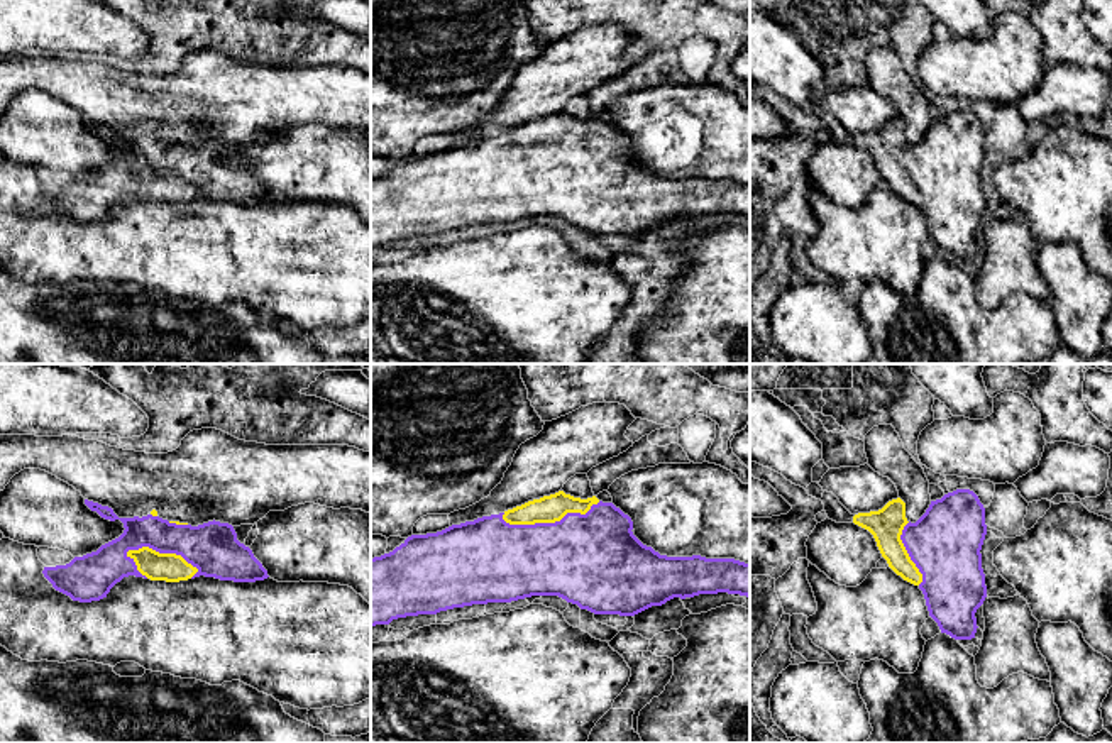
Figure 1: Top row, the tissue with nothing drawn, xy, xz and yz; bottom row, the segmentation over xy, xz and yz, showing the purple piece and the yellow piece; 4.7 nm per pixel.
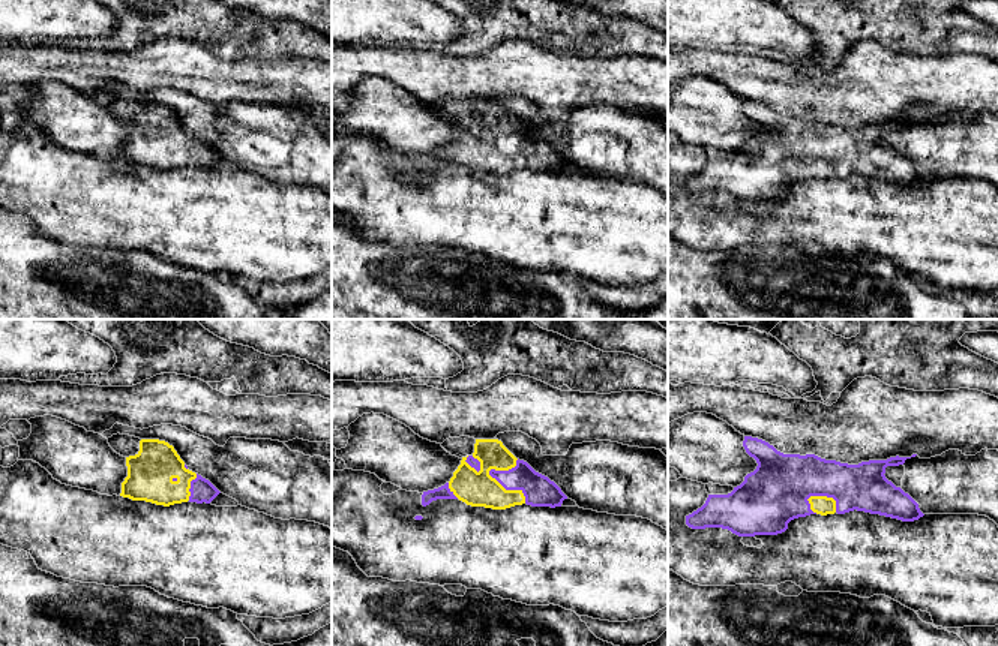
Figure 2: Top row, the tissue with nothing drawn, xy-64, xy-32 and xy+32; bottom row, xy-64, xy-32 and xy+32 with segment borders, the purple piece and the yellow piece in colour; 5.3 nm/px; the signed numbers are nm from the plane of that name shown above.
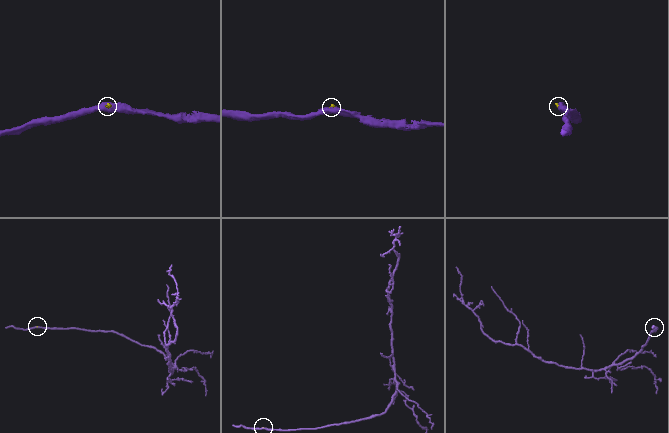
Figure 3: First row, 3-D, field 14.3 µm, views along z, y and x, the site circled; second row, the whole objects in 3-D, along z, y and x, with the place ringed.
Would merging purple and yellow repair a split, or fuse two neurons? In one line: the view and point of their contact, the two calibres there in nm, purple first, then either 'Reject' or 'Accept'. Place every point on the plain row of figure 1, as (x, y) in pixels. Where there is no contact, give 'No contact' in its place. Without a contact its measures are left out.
Touches purple at xy (163, 173). Thickness 240 nm (purple) against 140 nm. Accept

